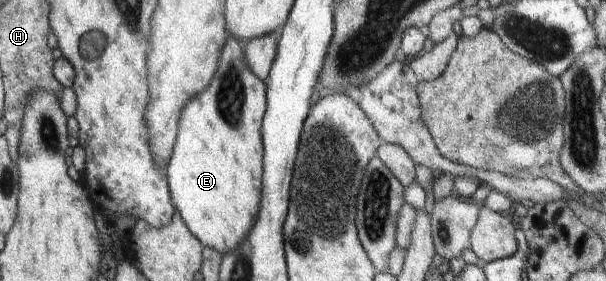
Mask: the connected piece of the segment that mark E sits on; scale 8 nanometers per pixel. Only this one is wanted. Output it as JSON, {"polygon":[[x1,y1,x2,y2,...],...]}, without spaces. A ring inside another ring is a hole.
{"polygon":[[228,36,217,63,217,71,205,91,195,95,183,107,172,156,166,166,171,203,180,213,187,228,204,247,225,255,239,247,257,221,261,205,263,177,262,119,267,111,266,82,261,81,249,67,243,55,245,43]]}

